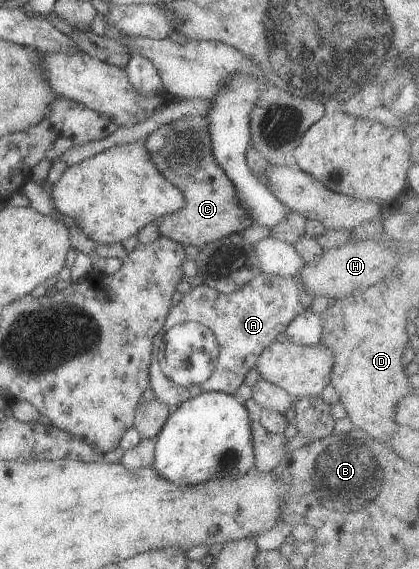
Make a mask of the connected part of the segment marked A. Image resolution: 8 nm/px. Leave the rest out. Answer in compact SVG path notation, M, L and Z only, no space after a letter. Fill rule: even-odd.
M262 272L255 276L242 290L232 294L218 292L206 285L192 287L192 290L183 294L182 300L173 306L164 321L161 334L170 330L174 325L188 321L197 322L214 332L219 342L219 355L214 372L200 384L180 386L174 384L162 372L159 352L154 348L151 356L149 383L154 394L162 404L166 404L170 413L174 412L182 402L190 400L202 392L222 392L236 395L236 390L244 382L248 370L252 370L260 358L260 354L276 341L276 336L284 333L286 326L294 317L310 309L314 301L314 294L304 290L299 277L280 278L268 276Z

